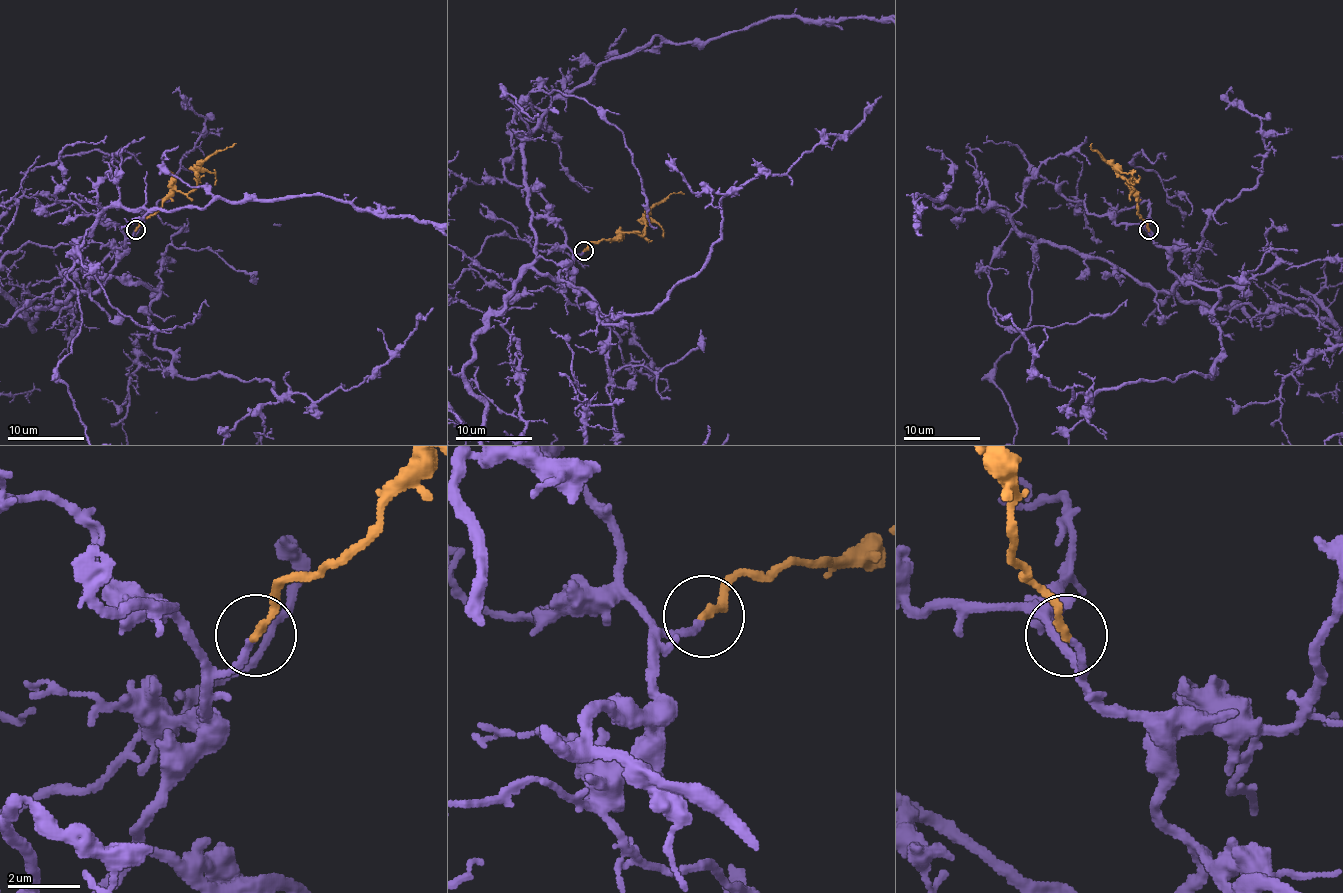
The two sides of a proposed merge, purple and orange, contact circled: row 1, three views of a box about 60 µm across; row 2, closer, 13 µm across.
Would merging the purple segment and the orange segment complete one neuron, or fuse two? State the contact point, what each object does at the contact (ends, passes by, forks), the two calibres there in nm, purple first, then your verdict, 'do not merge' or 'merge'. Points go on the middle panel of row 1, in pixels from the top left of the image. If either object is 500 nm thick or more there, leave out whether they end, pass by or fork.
place (584, 251); purple ends; orange ends; calibres 180 and 240 nm; merge

